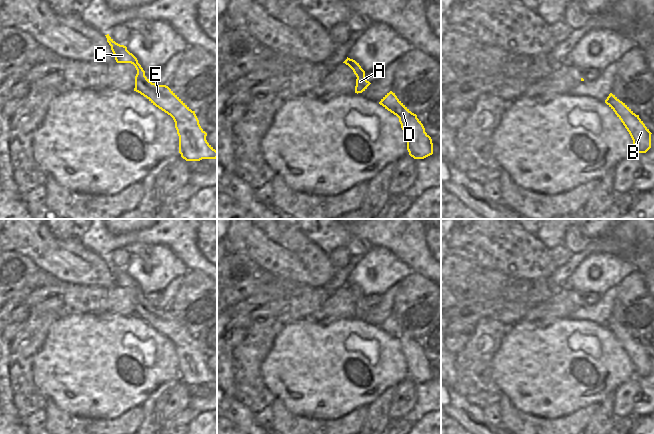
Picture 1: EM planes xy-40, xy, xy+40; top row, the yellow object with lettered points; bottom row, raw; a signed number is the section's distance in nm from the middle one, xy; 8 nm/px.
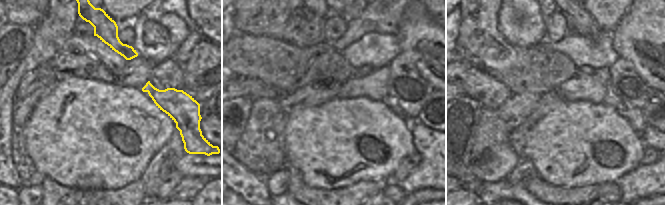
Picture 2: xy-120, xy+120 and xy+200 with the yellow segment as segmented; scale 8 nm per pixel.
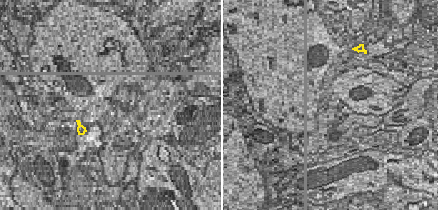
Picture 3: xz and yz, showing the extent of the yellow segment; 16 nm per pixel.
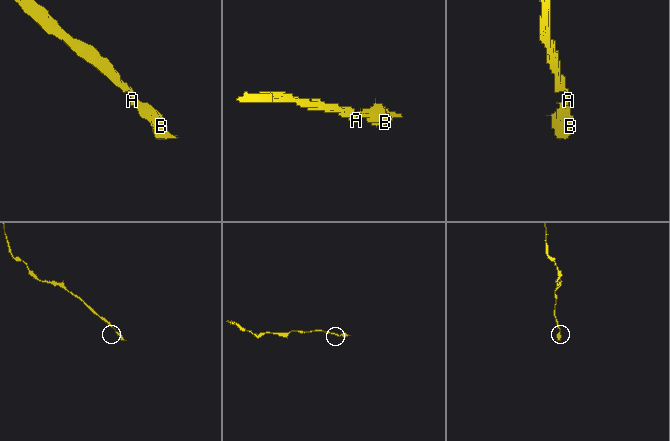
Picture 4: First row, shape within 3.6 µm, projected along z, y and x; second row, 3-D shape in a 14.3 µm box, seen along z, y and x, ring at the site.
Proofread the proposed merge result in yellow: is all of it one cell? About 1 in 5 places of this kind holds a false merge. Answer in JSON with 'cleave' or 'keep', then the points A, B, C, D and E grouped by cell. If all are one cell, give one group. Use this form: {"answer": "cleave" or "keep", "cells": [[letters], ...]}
{"answer": "keep", "cells": [["A", "B", "C", "D", "E"]]}

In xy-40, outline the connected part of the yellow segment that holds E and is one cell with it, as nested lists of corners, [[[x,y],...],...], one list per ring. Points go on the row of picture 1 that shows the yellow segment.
[[[109,34],[105,36],[116,62],[131,63],[135,66],[137,74],[134,91],[173,118],[179,136],[181,157],[186,161],[216,159],[217,151],[207,142],[207,133],[201,128],[195,111],[192,111],[168,86],[152,83],[127,47],[116,43]]]

